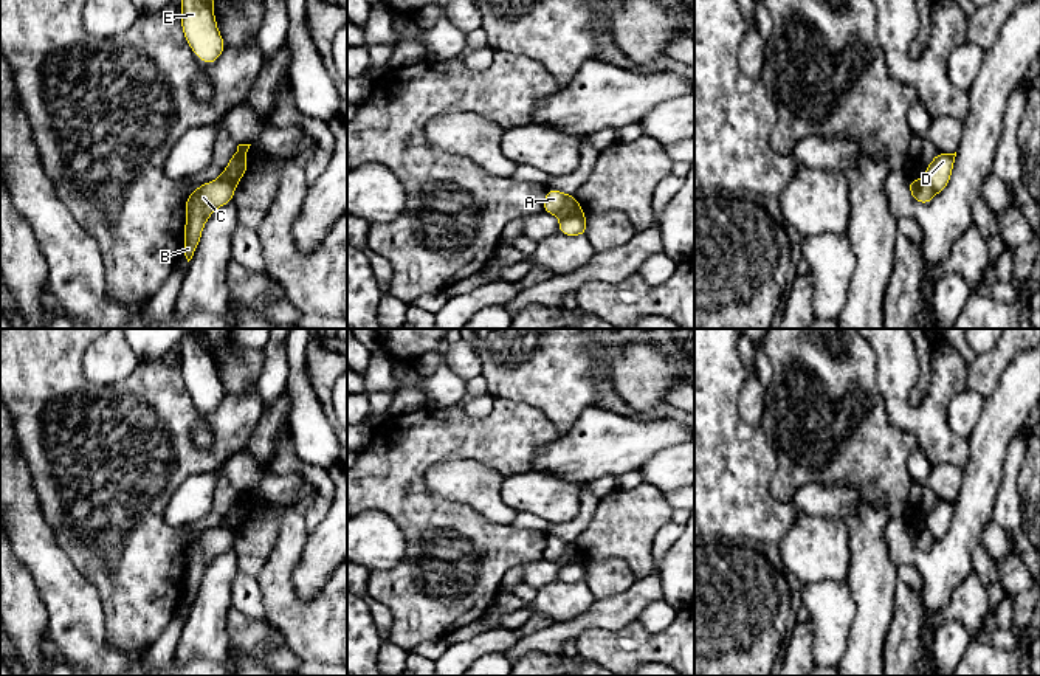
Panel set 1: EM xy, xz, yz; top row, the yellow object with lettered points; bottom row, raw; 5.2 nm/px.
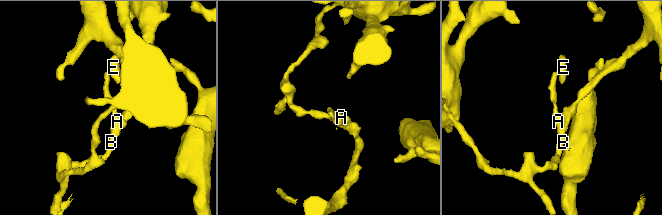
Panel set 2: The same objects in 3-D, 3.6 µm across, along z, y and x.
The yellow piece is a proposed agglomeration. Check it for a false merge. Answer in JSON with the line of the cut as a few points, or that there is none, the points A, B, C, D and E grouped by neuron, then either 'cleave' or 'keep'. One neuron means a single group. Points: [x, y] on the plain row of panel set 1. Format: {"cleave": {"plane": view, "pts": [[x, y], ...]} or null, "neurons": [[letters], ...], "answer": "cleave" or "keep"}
{"cleave": {"plane": "xz", "pts": [[583, 558], [563, 565]]}, "neurons": [["A", "B", "C", "E"], ["D"]], "answer": "cleave"}

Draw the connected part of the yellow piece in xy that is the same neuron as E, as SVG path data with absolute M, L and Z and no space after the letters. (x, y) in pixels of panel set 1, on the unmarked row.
M194 329L180 343L183 383L198 406L212 412L223 400L215 364L214 344L205 329Z

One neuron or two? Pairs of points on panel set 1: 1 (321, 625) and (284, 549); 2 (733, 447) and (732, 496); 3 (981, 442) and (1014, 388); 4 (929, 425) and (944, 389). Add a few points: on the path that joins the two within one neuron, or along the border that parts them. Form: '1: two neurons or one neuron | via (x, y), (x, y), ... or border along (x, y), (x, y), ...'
1: one neuron | via (301, 611), (284, 594), (284, 569)
2: one neuron | via (733, 459), (732, 484)
3: one neuron | via (995, 428), (1012, 402)
4: one neuron | via (930, 416), (938, 399)

